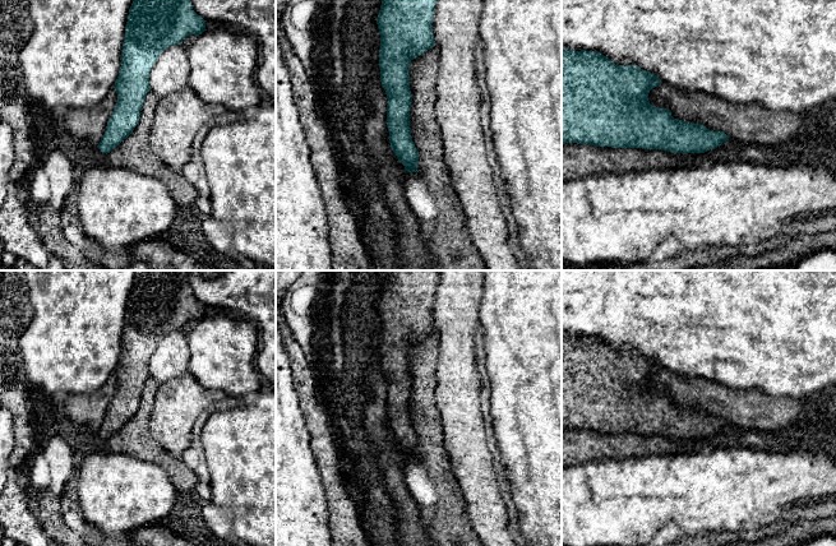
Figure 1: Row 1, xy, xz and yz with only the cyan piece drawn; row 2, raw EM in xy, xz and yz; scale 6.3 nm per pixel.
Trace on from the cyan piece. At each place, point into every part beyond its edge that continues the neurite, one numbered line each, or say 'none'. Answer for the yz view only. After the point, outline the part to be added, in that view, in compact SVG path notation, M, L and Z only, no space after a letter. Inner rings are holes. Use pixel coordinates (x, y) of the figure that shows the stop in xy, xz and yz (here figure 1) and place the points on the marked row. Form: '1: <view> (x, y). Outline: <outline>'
none

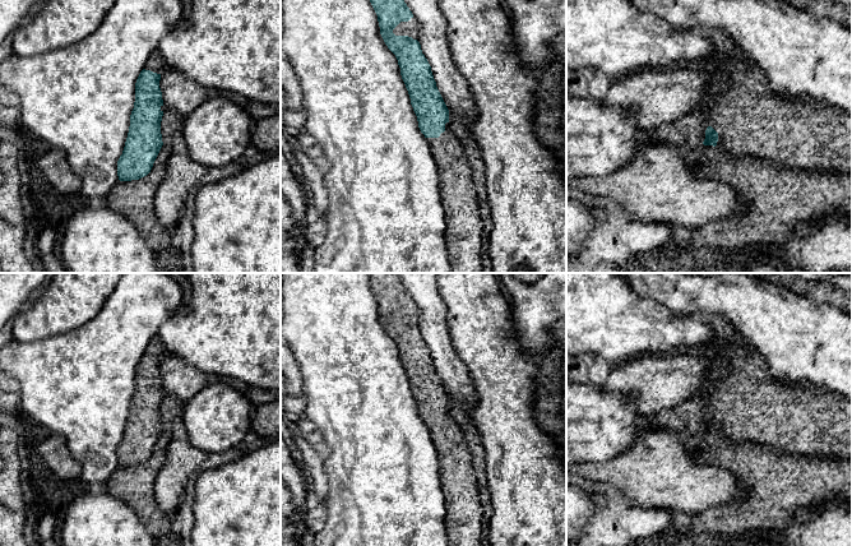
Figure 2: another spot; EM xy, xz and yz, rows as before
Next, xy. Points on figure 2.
1: xy (156, 63). Outline: M154 50L149 55L149 57L148 57L148 60L147 60L145 65L144 65L145 70L151 70L151 71L161 74L161 75L165 73L165 70L167 68L168 66L167 66L165 59L162 57L162 55L159 54L158 50Z

